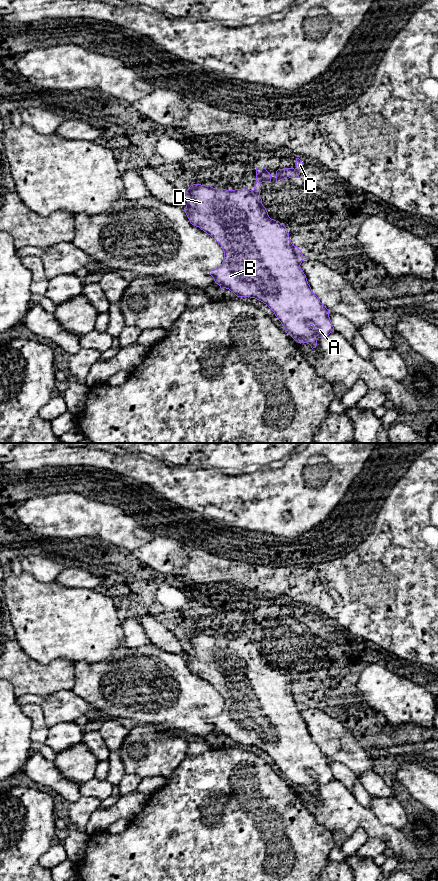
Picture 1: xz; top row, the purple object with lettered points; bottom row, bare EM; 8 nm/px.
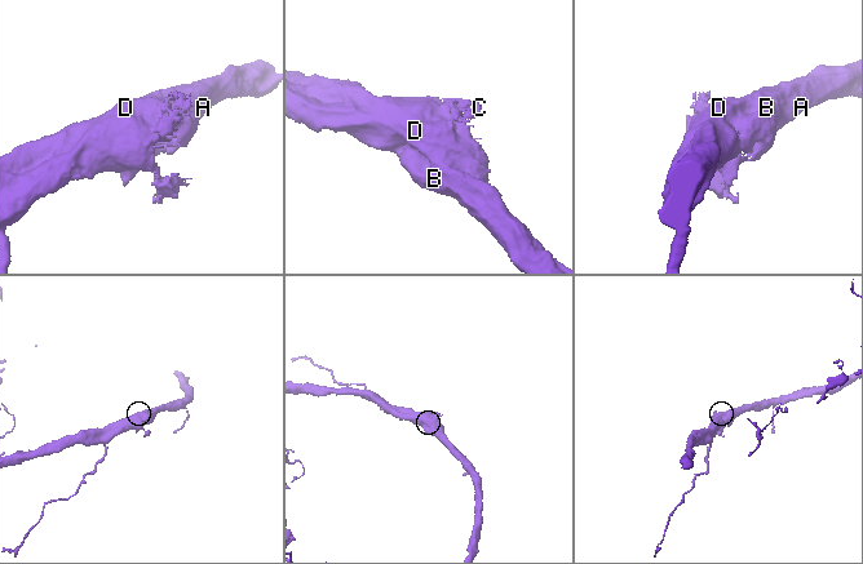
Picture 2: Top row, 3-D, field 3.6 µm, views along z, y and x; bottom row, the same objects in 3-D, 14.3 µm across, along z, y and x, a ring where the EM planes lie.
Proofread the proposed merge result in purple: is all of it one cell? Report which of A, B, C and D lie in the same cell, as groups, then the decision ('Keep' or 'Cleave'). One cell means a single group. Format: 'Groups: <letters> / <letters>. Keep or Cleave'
Groups: A B C D. Keep

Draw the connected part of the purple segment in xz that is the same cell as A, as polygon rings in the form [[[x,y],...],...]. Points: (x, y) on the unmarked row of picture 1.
[[[256,616],[256,632],[250,637],[216,637],[210,633],[193,632],[187,639],[181,640],[182,648],[186,653],[184,657],[190,671],[210,683],[216,688],[224,699],[222,712],[209,720],[216,732],[221,737],[226,736],[237,745],[255,746],[266,752],[281,770],[285,780],[298,791],[307,791],[311,796],[316,796],[317,788],[334,780],[334,775],[329,765],[329,758],[320,750],[312,740],[306,723],[300,713],[308,706],[302,699],[294,694],[286,675],[271,667],[260,645],[262,630],[271,630],[271,622],[266,616]]]

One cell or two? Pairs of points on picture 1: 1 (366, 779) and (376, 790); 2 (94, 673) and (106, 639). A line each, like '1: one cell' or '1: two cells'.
1: one cell
2: two cells

